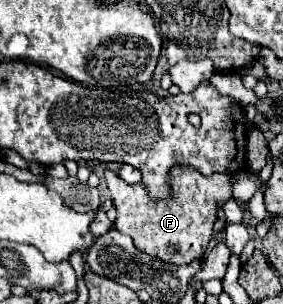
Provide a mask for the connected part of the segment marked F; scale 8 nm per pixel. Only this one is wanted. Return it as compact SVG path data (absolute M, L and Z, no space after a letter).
M174 166L168 172L170 194L166 198L152 198L146 186L126 184L114 172L106 174L106 184L112 194L118 218L114 226L128 234L134 244L150 256L158 256L170 264L188 264L188 256L198 254L198 248L210 244L216 222L216 208L232 196L232 178L226 174L202 176L192 166Z

